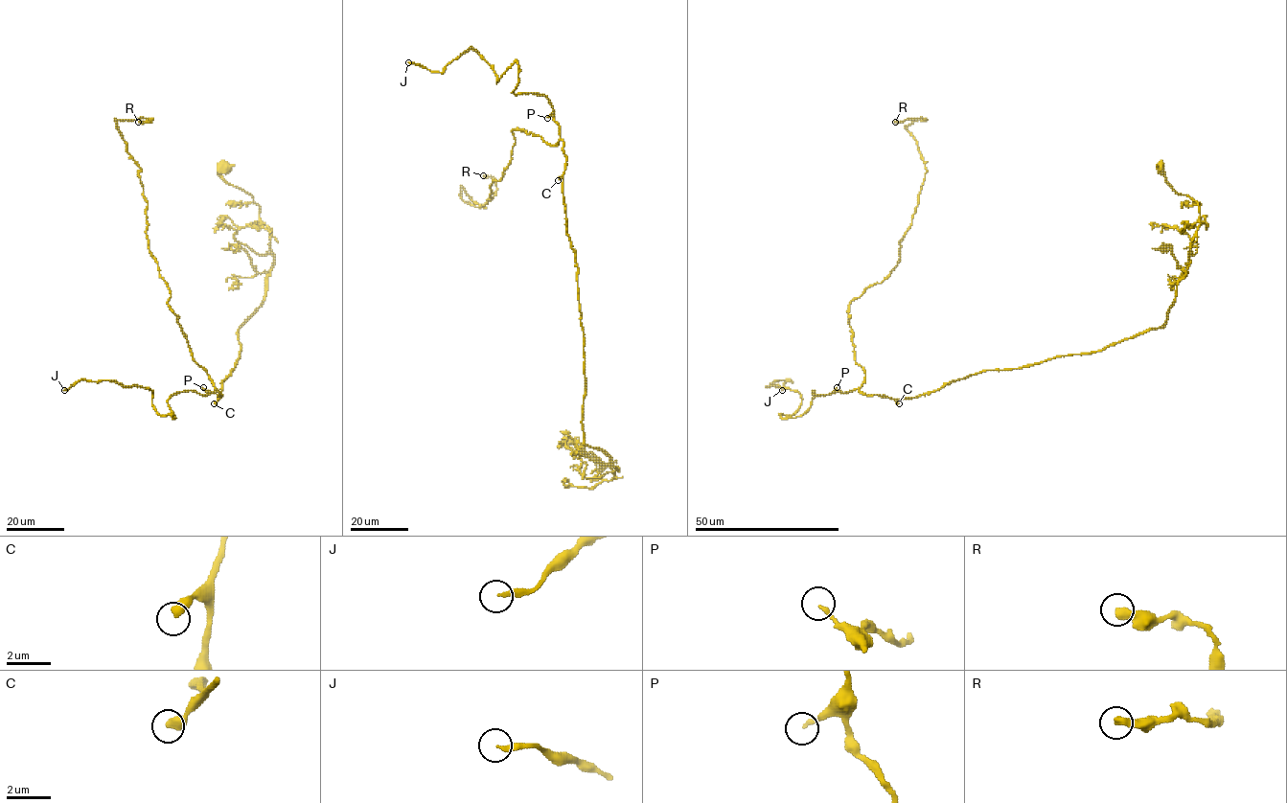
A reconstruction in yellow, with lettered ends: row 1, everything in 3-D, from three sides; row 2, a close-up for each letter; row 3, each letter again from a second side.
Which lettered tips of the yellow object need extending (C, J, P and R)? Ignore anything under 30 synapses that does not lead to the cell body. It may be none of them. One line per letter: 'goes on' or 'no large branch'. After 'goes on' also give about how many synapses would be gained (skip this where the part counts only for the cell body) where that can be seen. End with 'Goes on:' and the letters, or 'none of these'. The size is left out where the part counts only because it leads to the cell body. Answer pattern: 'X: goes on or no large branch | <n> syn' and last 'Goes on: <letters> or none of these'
C: no large branch
J: goes on | 80 syn
P: no large branch
R: no large branch
Goes on: J

